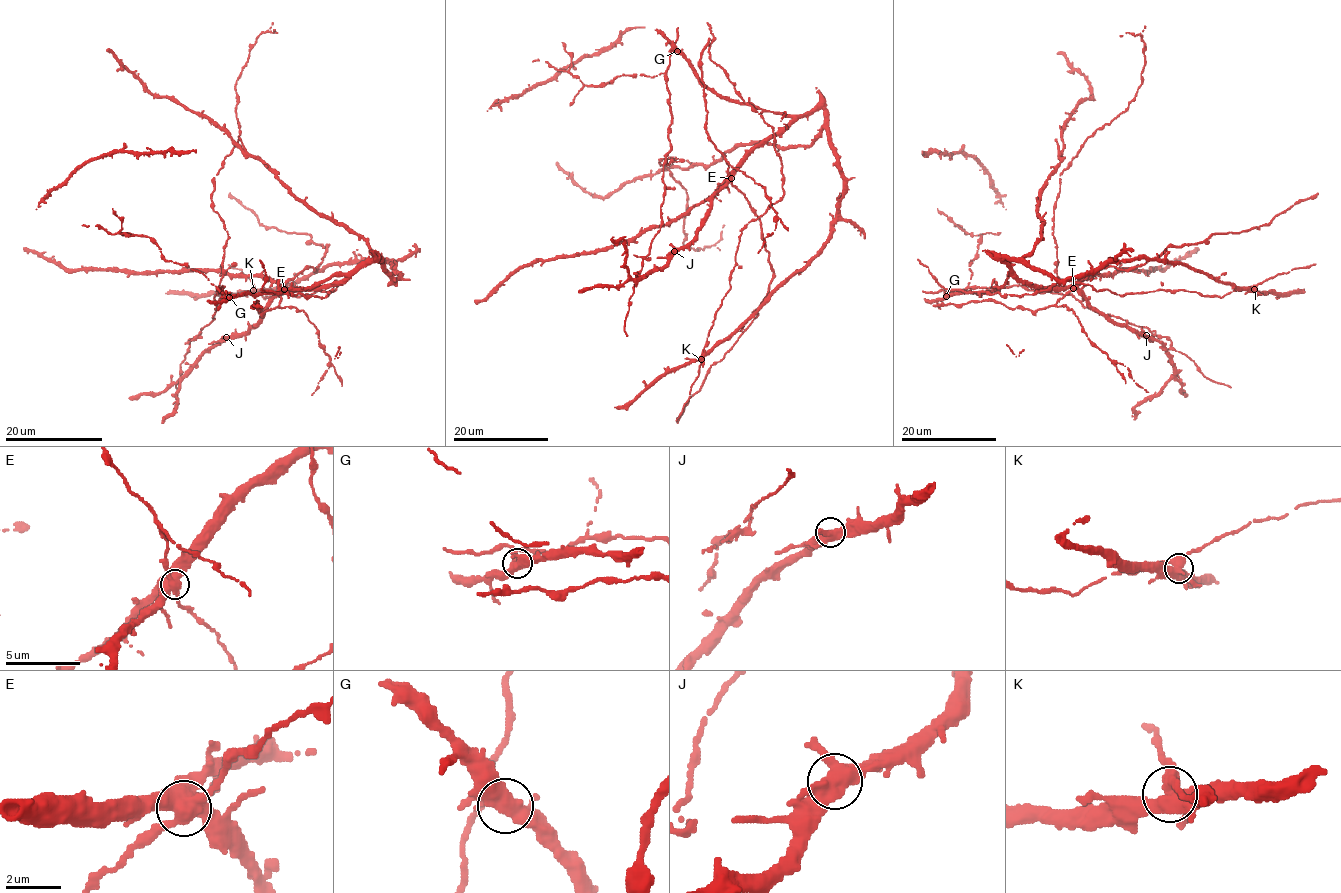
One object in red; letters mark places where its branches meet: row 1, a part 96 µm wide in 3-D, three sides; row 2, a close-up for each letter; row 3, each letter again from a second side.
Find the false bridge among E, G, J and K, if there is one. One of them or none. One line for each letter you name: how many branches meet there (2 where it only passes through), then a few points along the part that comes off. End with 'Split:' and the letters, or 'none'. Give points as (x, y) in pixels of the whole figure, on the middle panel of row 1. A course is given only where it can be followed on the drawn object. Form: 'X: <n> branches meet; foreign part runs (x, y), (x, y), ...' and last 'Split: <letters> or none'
Split: none

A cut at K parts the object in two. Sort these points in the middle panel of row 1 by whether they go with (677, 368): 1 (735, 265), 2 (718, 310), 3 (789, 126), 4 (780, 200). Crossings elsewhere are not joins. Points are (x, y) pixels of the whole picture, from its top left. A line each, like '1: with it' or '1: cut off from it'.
1: cut off from it
2: cut off from it
3: with it
4: cut off from it

